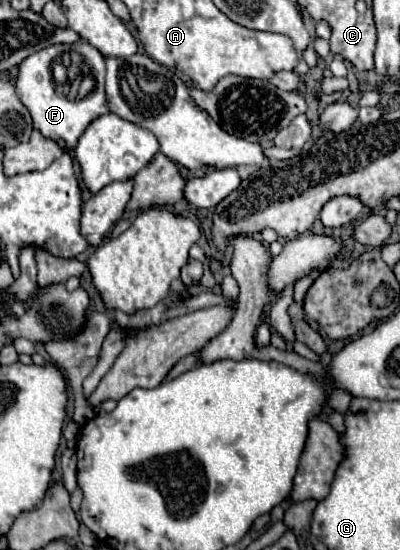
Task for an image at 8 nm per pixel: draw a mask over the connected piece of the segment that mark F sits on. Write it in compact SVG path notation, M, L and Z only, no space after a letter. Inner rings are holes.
M74 43L74 45L52 45L48 49L42 49L30 57L26 57L20 65L18 65L18 77L16 77L16 93L20 97L20 101L26 105L26 109L30 111L32 119L34 119L34 127L50 139L56 139L58 143L64 143L64 147L70 151L76 147L78 137L84 133L84 129L88 127L88 123L92 119L96 119L98 115L108 113L104 101L106 101L106 93L104 93L104 75L106 75L106 67L104 67L104 57L100 51L96 51L92 45L88 43ZM64 51L74 51L84 59L84 65L88 69L88 73L92 75L92 89L80 97L80 99L70 99L66 95L60 95L54 87L52 81L52 73L50 73L50 63L54 61L54 57L58 57Z

